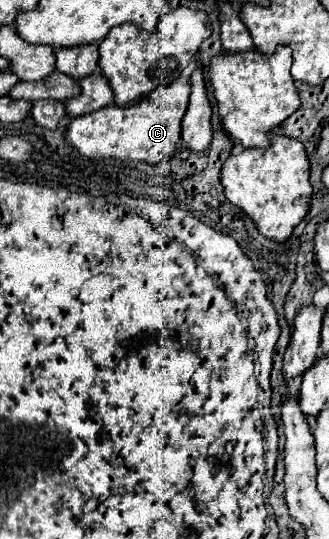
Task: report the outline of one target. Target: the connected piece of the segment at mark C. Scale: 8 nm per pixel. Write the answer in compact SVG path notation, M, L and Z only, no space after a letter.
M176 79L170 85L156 87L148 97L132 107L108 105L104 109L74 117L66 131L66 143L88 159L120 159L162 163L172 159L180 147L182 119L188 109L190 83Z

